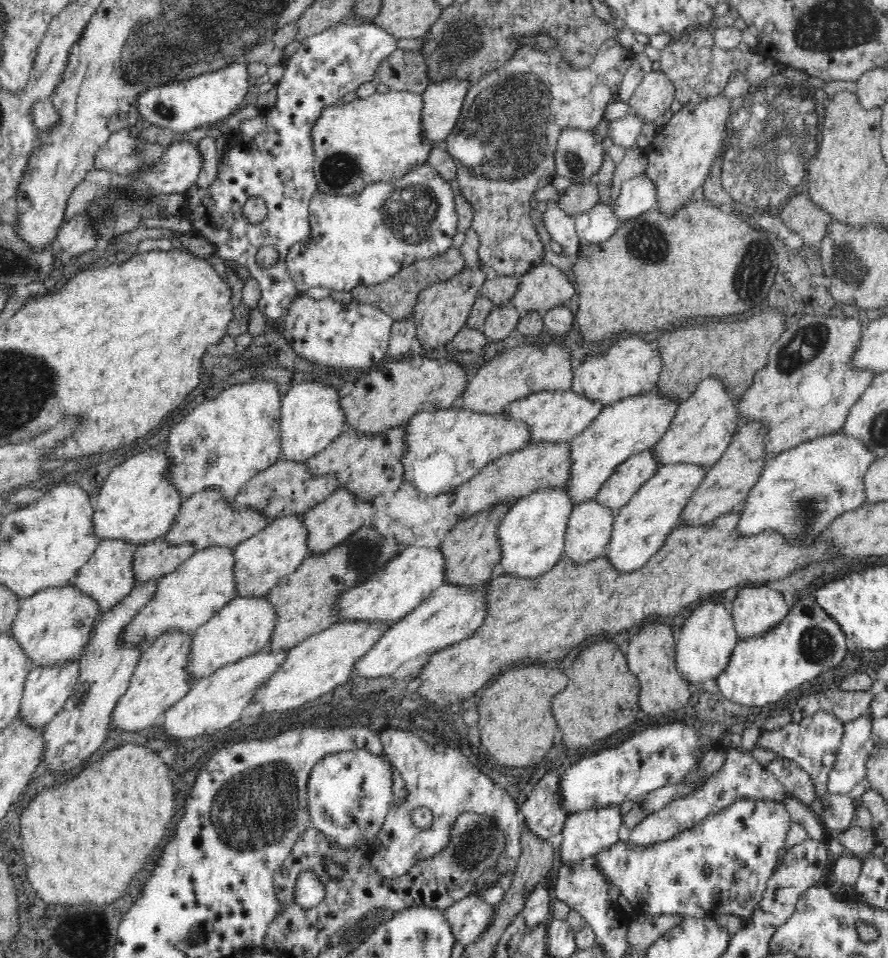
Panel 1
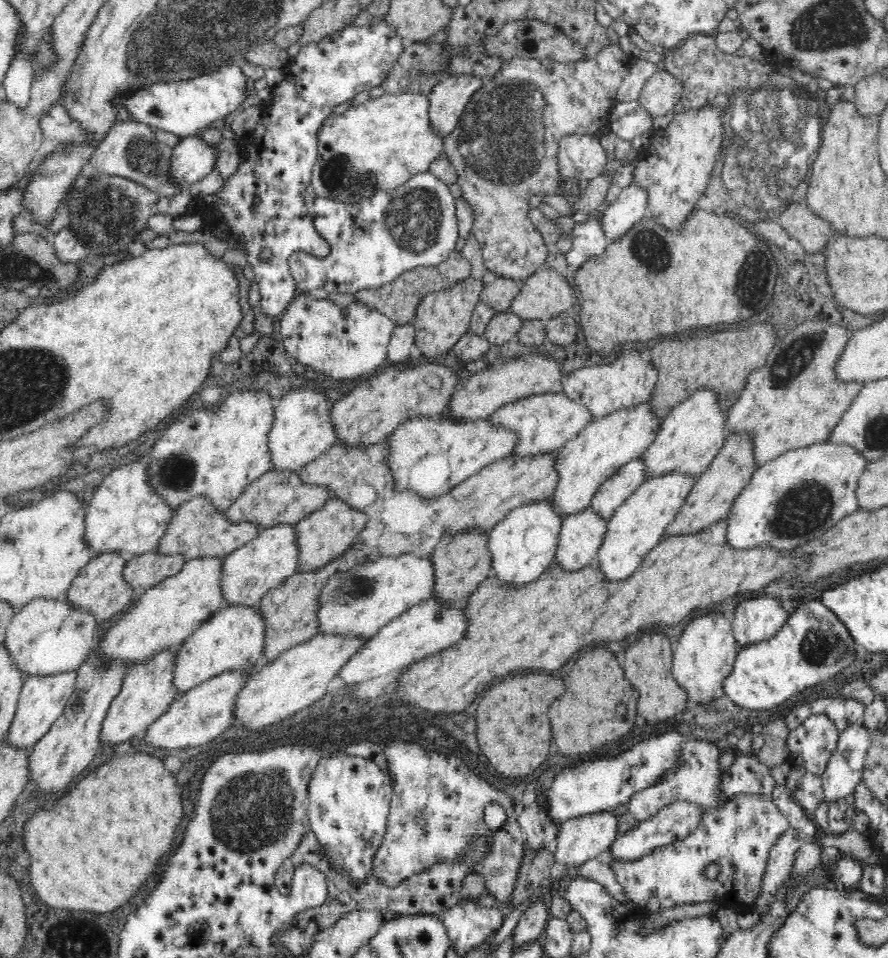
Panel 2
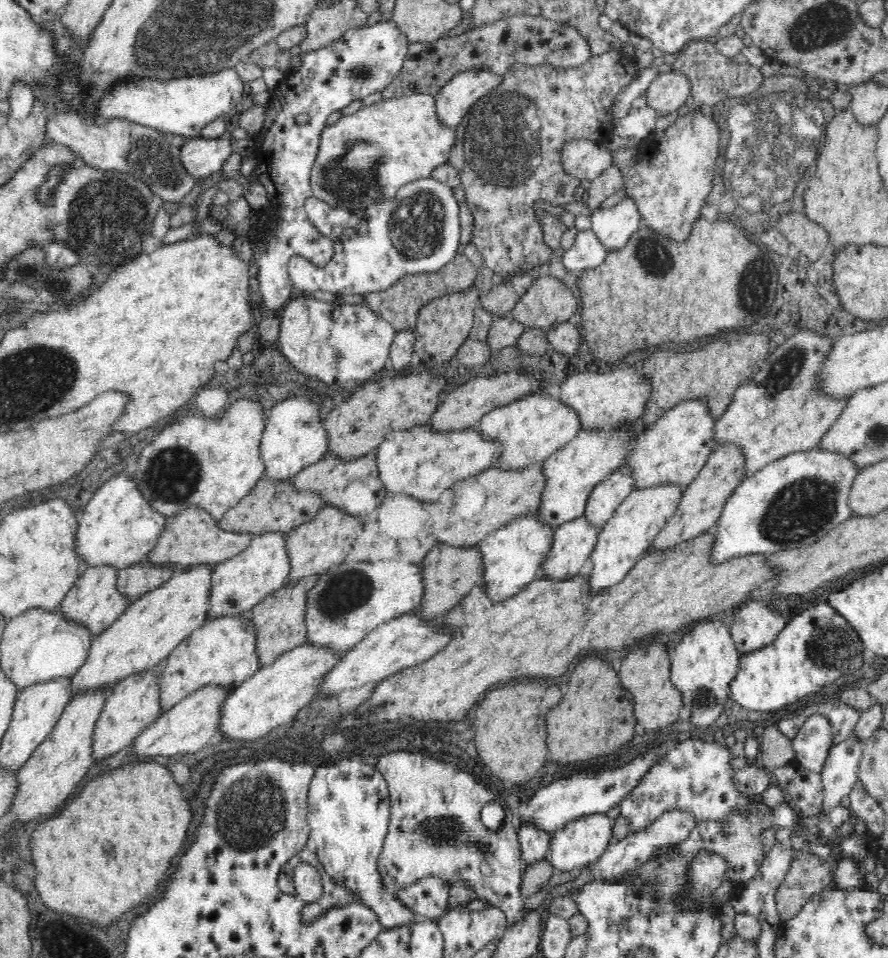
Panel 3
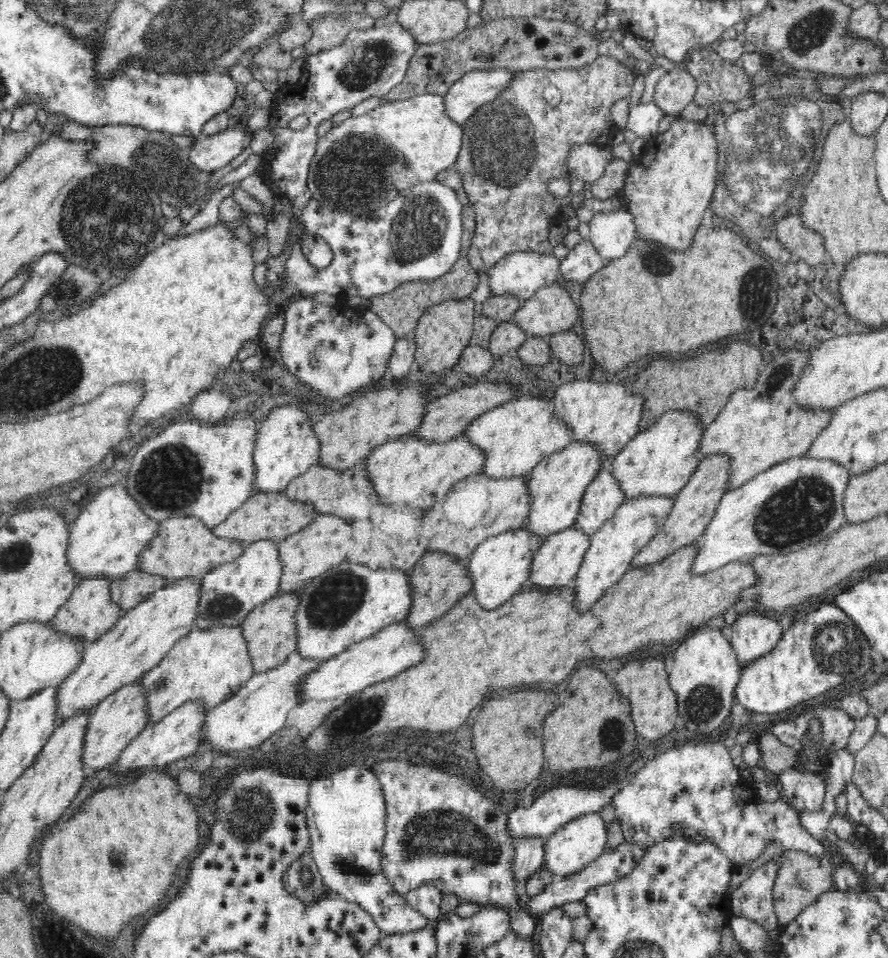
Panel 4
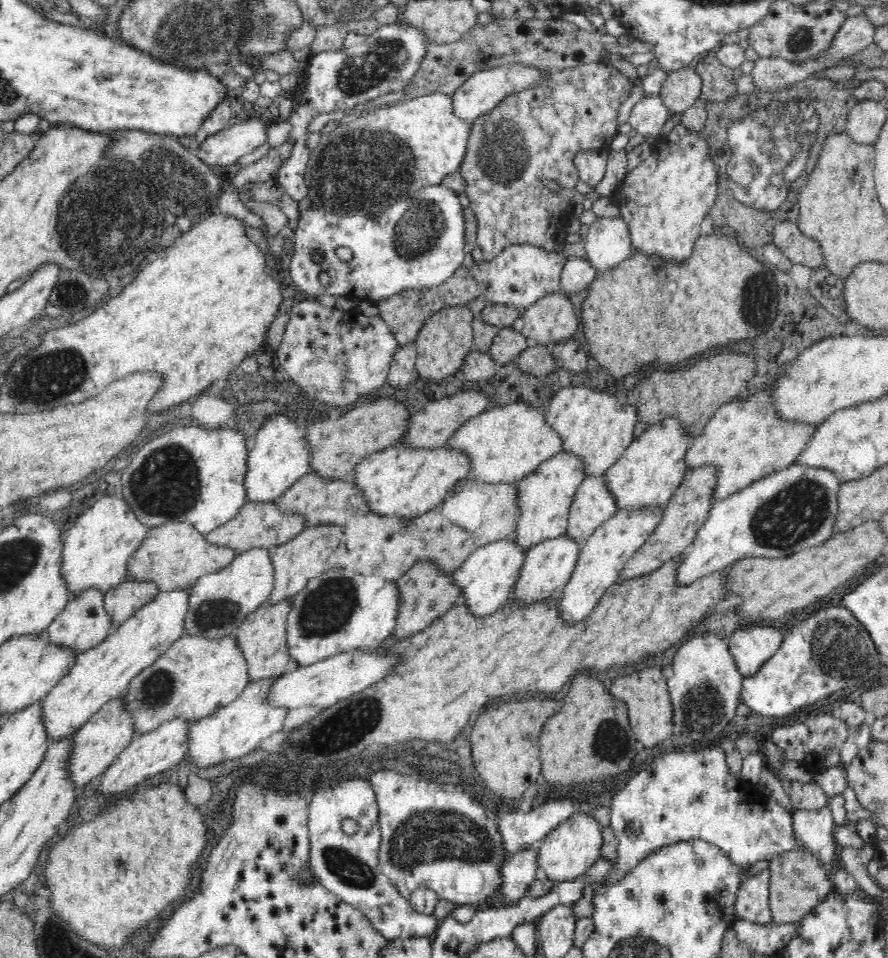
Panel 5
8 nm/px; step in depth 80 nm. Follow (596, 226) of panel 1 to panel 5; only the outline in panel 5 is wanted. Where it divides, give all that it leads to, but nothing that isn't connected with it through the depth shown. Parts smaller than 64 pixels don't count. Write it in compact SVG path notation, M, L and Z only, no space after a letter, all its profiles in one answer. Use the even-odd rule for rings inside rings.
M586 251L582 256L568 254L561 272L561 291L570 297L578 292L584 292L587 290L587 284L595 279L597 273L598 267L590 261Z

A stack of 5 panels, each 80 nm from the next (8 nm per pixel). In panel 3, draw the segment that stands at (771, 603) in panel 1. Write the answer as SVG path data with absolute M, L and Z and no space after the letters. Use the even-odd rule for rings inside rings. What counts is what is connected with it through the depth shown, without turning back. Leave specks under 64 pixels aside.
M762 600L744 602L733 615L730 632L739 654L769 645L786 624L786 618Z

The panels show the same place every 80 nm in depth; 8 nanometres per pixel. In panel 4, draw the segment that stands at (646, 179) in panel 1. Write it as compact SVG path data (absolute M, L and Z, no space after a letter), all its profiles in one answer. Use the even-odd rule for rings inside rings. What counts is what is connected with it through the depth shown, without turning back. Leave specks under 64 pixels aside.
M624 205L618 210L594 213L589 227L590 239L604 262L623 255L638 237L634 215Z

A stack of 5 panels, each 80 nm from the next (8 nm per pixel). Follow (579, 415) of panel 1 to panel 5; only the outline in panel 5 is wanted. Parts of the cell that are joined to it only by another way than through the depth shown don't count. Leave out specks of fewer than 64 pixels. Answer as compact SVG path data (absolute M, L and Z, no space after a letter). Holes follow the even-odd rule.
M512 402L505 406L485 410L478 416L468 419L446 446L461 448L473 458L473 472L470 476L472 479L498 484L514 483L522 480L526 475L534 472L542 462L563 452L565 450L565 440L550 423L546 423L545 408L532 406L528 402Z

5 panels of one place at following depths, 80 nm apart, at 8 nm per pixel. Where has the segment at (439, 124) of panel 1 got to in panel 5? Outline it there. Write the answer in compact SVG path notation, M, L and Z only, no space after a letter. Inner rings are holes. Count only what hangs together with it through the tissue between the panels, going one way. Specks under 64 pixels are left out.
M506 64L492 69L482 69L473 72L469 77L463 80L462 86L458 86L451 94L452 105L451 111L456 118L461 118L466 122L472 122L477 116L492 110L496 105L500 104L502 98L532 88L536 84L540 84L541 71L529 66L521 66L521 64Z

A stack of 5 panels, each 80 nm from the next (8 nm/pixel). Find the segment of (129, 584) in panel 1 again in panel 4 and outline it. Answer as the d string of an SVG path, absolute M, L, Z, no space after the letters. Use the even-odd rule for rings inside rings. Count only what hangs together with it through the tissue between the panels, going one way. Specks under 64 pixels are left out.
M107 576L80 579L76 587L72 589L68 600L58 608L52 618L57 628L78 635L86 642L95 641L109 628L112 628L124 612L121 604L113 599L112 591L110 591L111 582Z

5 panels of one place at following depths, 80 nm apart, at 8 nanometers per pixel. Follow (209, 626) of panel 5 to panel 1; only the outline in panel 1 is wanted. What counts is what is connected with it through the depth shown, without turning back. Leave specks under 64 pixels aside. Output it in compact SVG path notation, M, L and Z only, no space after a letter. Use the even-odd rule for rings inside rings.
M288 513L272 519L266 528L239 542L234 547L234 557L236 557L234 571L239 581L236 596L267 596L284 576L294 572L294 569L298 568L309 555L308 536L310 533L304 521L304 514Z

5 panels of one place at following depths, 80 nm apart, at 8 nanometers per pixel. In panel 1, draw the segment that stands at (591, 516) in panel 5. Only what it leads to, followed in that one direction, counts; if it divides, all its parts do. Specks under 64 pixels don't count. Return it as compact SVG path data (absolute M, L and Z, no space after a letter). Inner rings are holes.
M654 447L630 456L616 468L608 480L604 481L595 500L611 509L619 510L622 506L629 504L634 494L656 475L661 466Z

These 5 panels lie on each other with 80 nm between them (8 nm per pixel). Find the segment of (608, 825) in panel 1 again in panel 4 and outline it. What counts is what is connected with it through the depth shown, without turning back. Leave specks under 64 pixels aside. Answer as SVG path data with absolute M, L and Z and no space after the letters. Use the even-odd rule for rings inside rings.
M586 813L563 825L554 834L546 838L544 846L544 866L552 874L568 876L580 872L588 864L598 860L598 857L608 849L608 824L599 813Z

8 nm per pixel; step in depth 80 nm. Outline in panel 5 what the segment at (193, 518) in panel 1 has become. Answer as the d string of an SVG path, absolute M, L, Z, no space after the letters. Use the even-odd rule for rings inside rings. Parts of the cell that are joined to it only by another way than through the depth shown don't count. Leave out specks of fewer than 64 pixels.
M166 521L151 528L148 538L130 556L128 580L157 582L160 591L192 587L202 576L214 574L230 564L239 553L228 545L212 543L190 521Z

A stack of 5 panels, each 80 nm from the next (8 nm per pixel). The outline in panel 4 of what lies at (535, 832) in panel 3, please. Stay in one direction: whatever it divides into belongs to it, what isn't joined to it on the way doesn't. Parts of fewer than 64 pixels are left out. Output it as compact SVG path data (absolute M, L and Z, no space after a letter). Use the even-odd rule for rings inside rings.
M521 836L515 839L516 862L514 871L518 882L523 884L525 880L540 867L544 866L544 837L540 836Z

